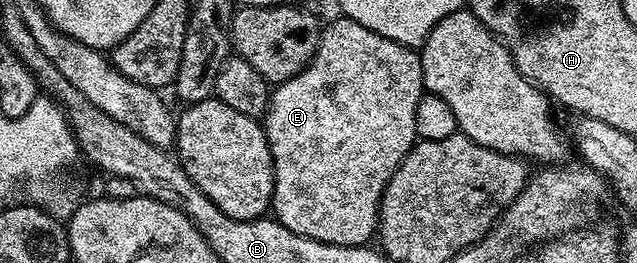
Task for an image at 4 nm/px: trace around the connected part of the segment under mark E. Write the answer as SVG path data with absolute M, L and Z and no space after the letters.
M337 16L330 26L326 25L321 32L321 39L317 45L317 51L315 56L309 61L308 66L304 70L298 72L294 78L288 78L286 82L280 83L270 93L269 96L269 109L263 118L263 125L265 128L265 135L269 141L269 151L273 157L273 201L271 203L272 213L275 215L277 221L282 222L282 224L288 228L291 232L295 232L299 236L304 238L310 238L311 240L319 240L320 242L326 242L327 244L335 244L336 246L364 246L370 240L369 237L376 235L379 230L379 215L381 213L381 197L385 191L385 185L391 180L391 176L399 168L399 164L407 156L409 149L418 141L417 129L415 128L415 107L419 105L419 100L423 93L423 83L421 80L421 55L418 53L414 47L405 46L402 43L397 43L395 40L384 38L381 35L377 35L375 32L371 31L369 28L365 28L363 24L359 24L355 20L344 16Z

